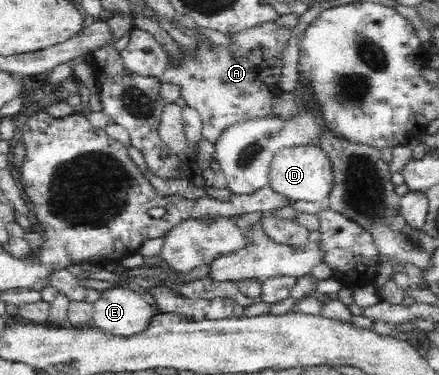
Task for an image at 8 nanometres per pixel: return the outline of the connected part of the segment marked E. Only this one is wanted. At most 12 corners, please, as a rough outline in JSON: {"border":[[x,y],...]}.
{"border":[[111,287],[93,302],[96,329],[129,338],[155,313],[144,292]]}

